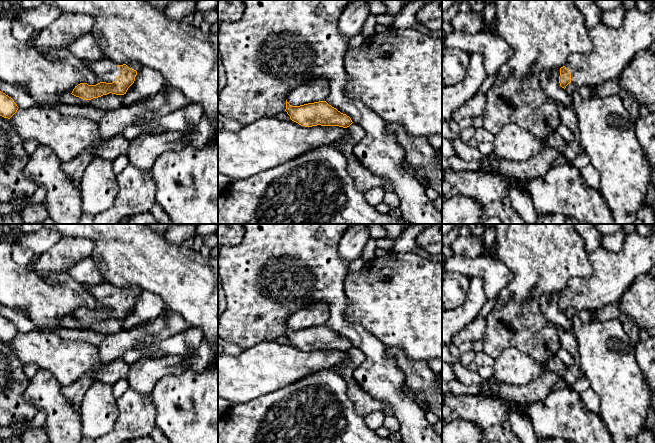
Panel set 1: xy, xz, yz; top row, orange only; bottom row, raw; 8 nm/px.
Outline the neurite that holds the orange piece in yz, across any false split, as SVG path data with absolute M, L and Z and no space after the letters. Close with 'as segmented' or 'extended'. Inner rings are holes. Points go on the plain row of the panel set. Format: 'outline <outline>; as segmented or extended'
outline M655 224L646 237L636 231L628 233L622 249L618 252L610 252L600 247L588 253L588 257L593 267L592 275L589 278L572 278L560 292L559 307L564 313L569 307L577 311L599 310L616 303L636 277L648 273L655 266Z; extended

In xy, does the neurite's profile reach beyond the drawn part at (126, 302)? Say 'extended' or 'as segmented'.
extended

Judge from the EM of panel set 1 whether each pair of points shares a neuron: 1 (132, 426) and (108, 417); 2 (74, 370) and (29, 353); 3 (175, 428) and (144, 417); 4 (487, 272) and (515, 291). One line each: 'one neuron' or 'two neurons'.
1: two neurons
2: one neuron
3: two neurons
4: two neurons

